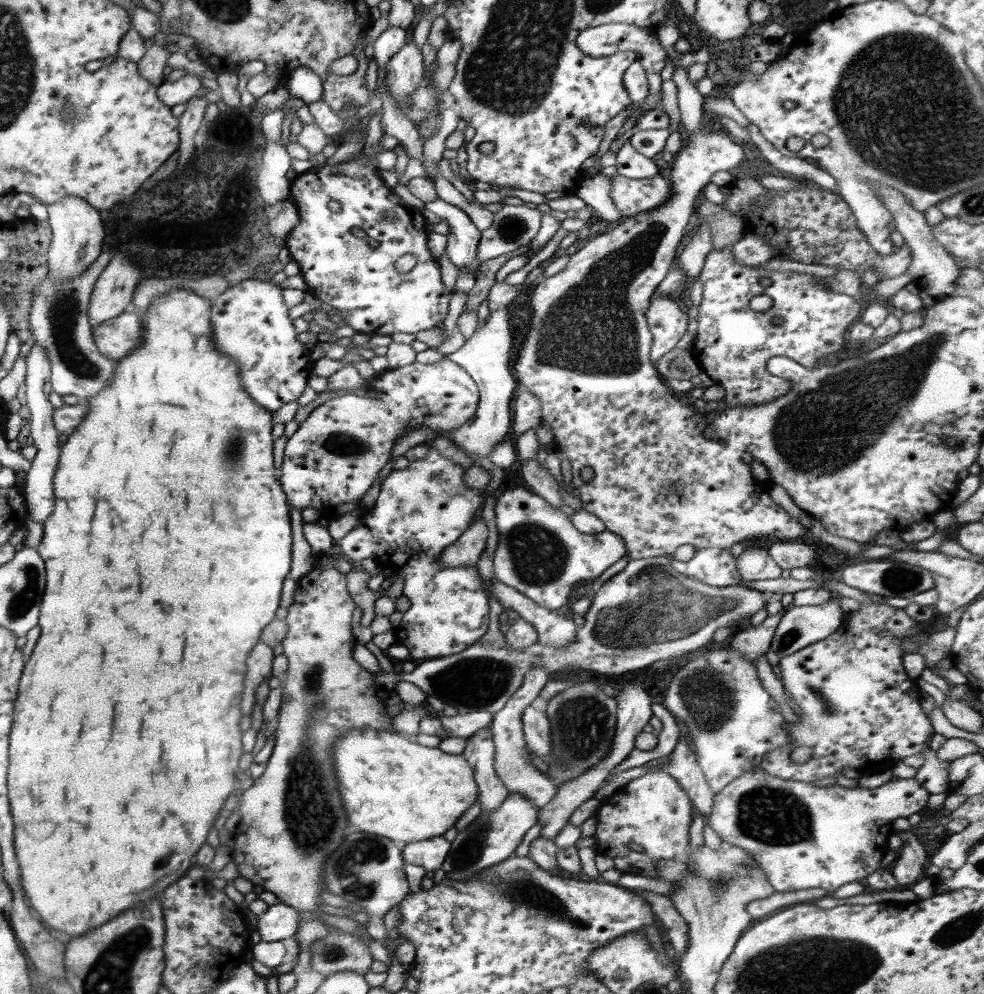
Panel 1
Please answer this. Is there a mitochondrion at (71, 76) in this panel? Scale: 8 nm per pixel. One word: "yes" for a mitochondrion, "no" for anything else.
no

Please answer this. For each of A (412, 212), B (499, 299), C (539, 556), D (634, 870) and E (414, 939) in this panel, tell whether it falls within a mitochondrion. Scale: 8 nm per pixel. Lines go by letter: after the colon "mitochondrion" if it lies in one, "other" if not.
A: other
B: other
C: mitochondrion
D: other
E: other

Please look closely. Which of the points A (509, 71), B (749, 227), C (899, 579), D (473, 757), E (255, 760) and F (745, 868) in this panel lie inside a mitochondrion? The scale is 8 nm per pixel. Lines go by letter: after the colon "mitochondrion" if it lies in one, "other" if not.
A: mitochondrion
B: other
C: mitochondrion
D: other
E: other
F: mitochondrion

